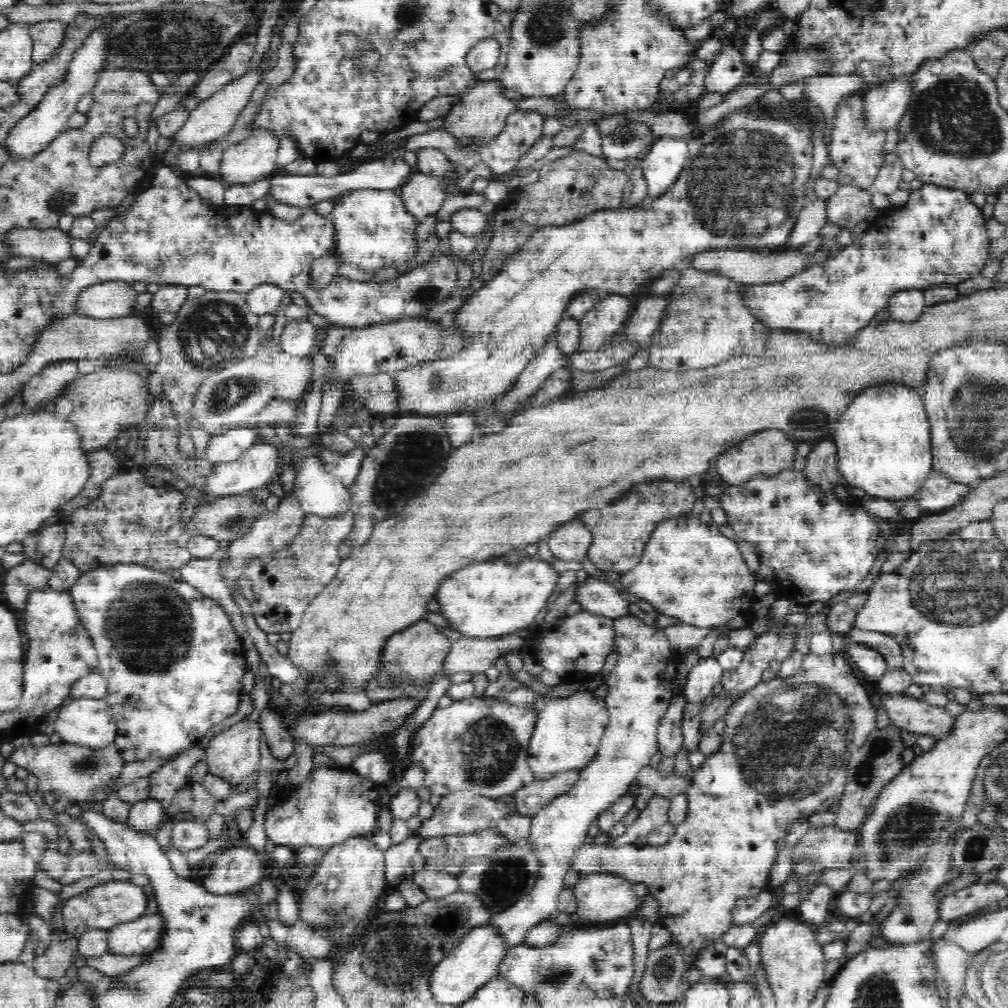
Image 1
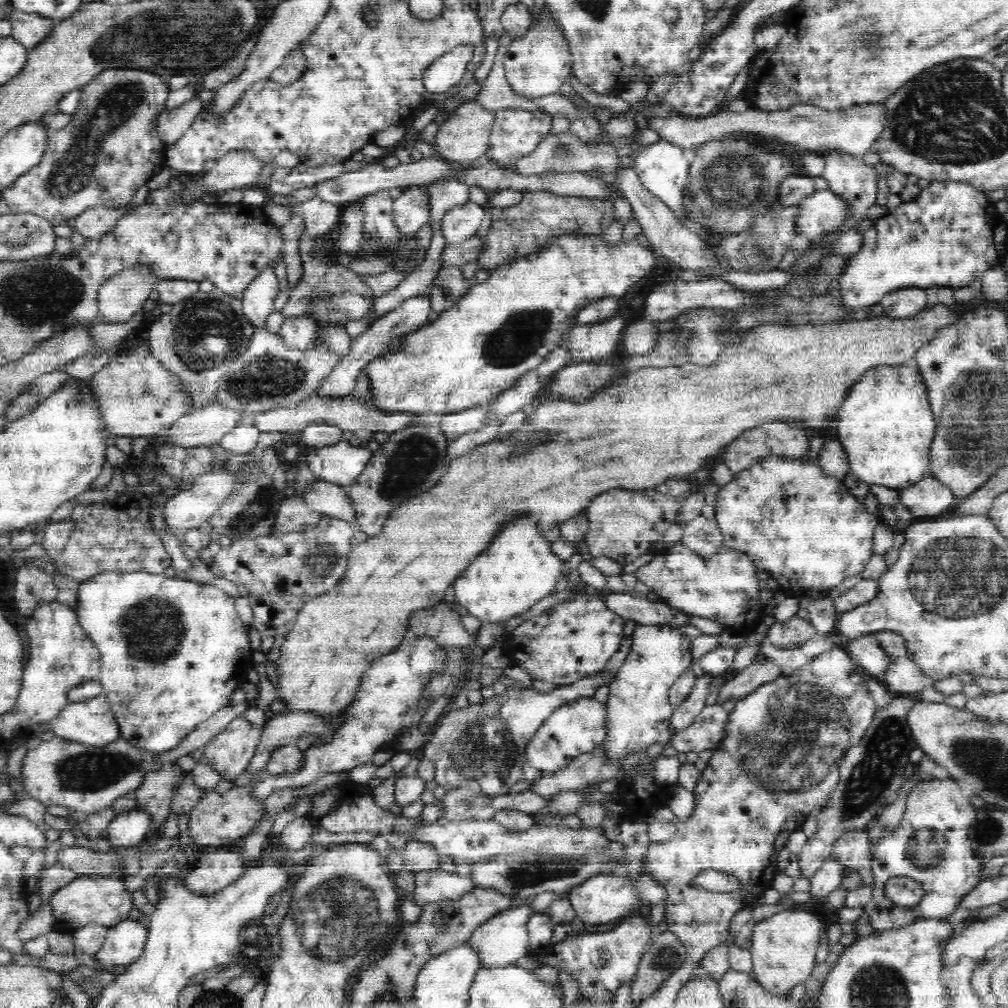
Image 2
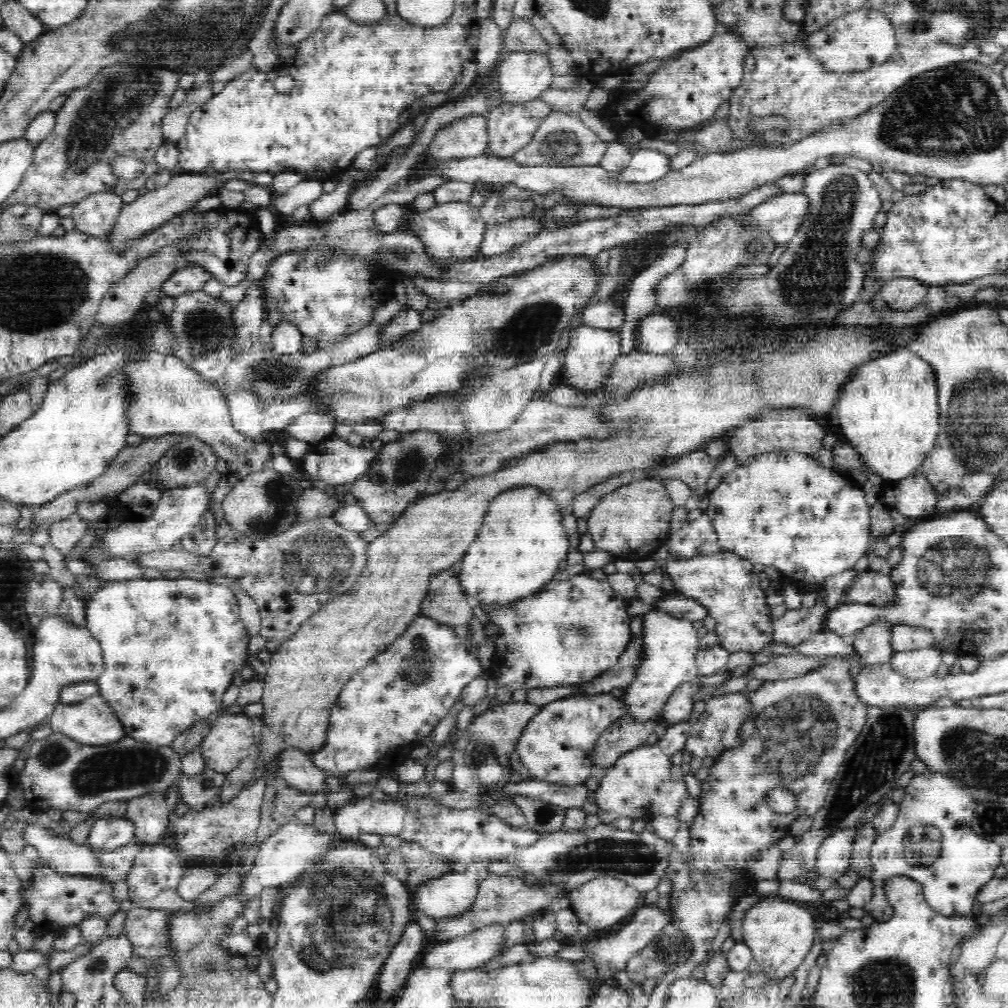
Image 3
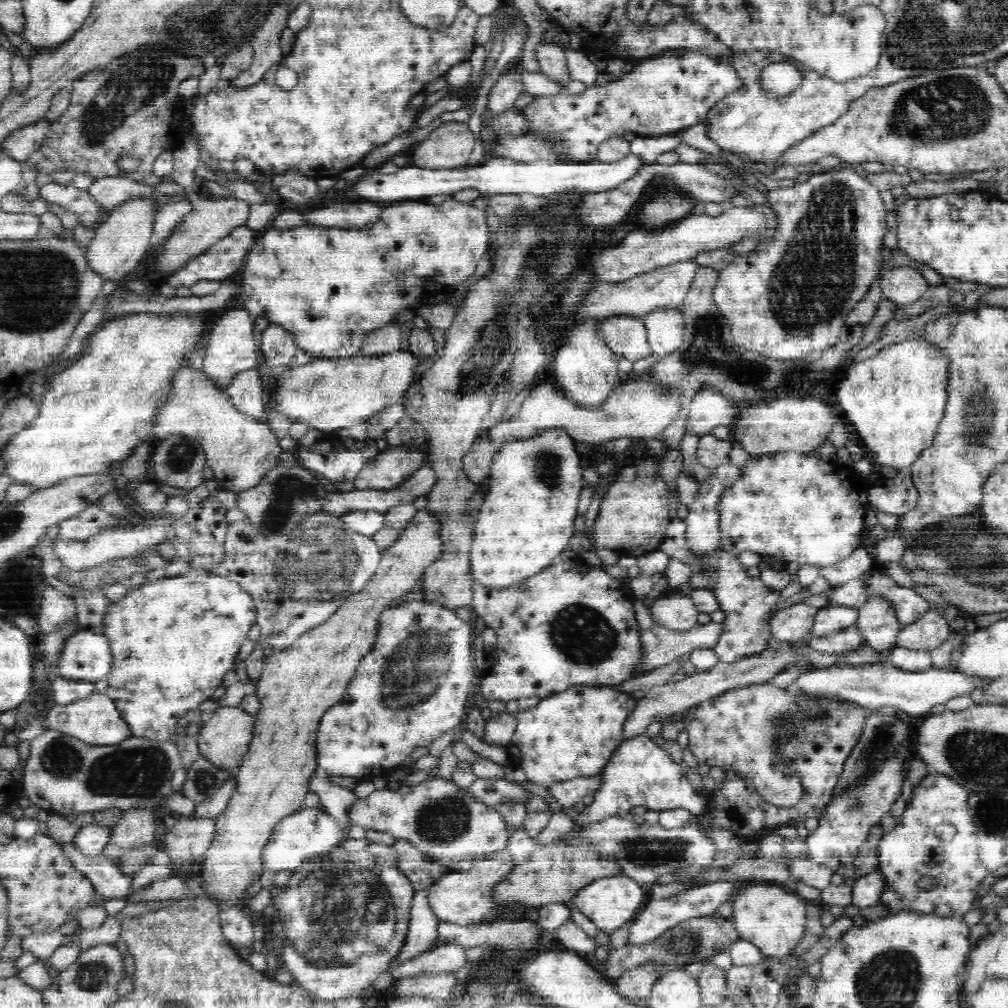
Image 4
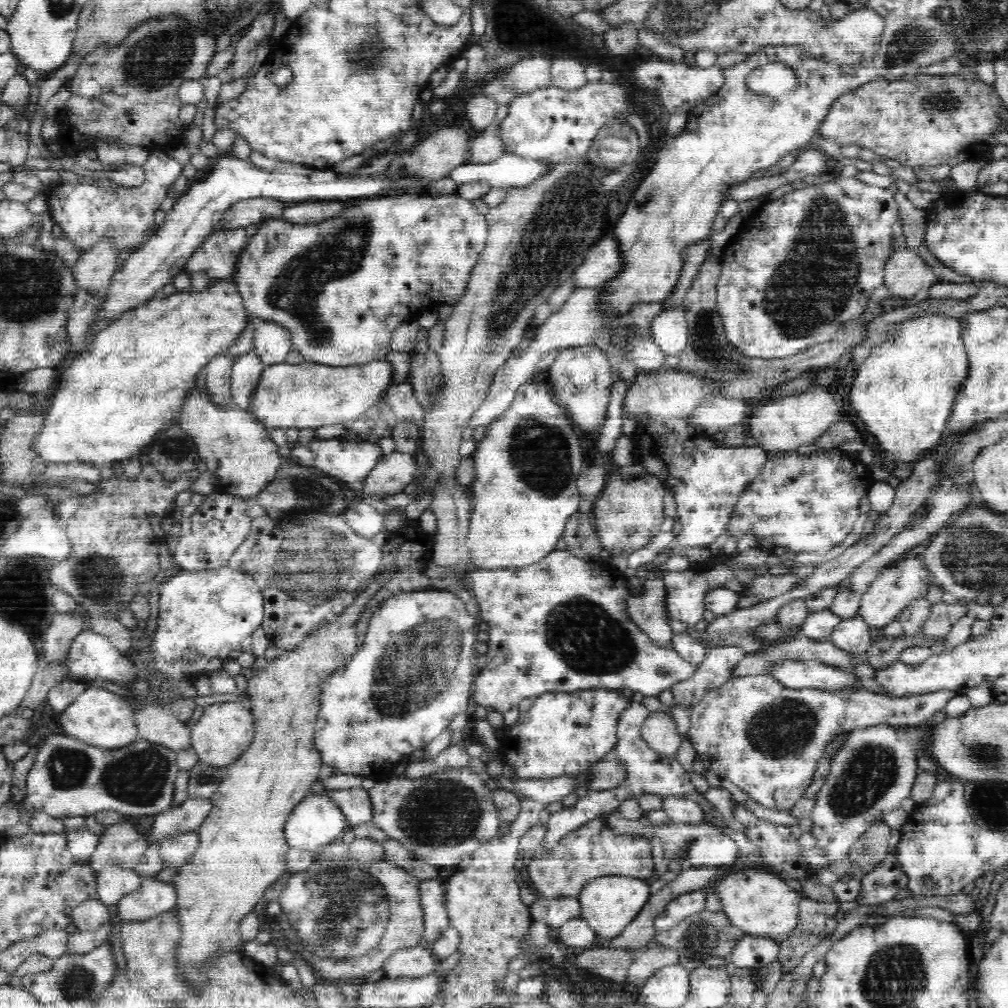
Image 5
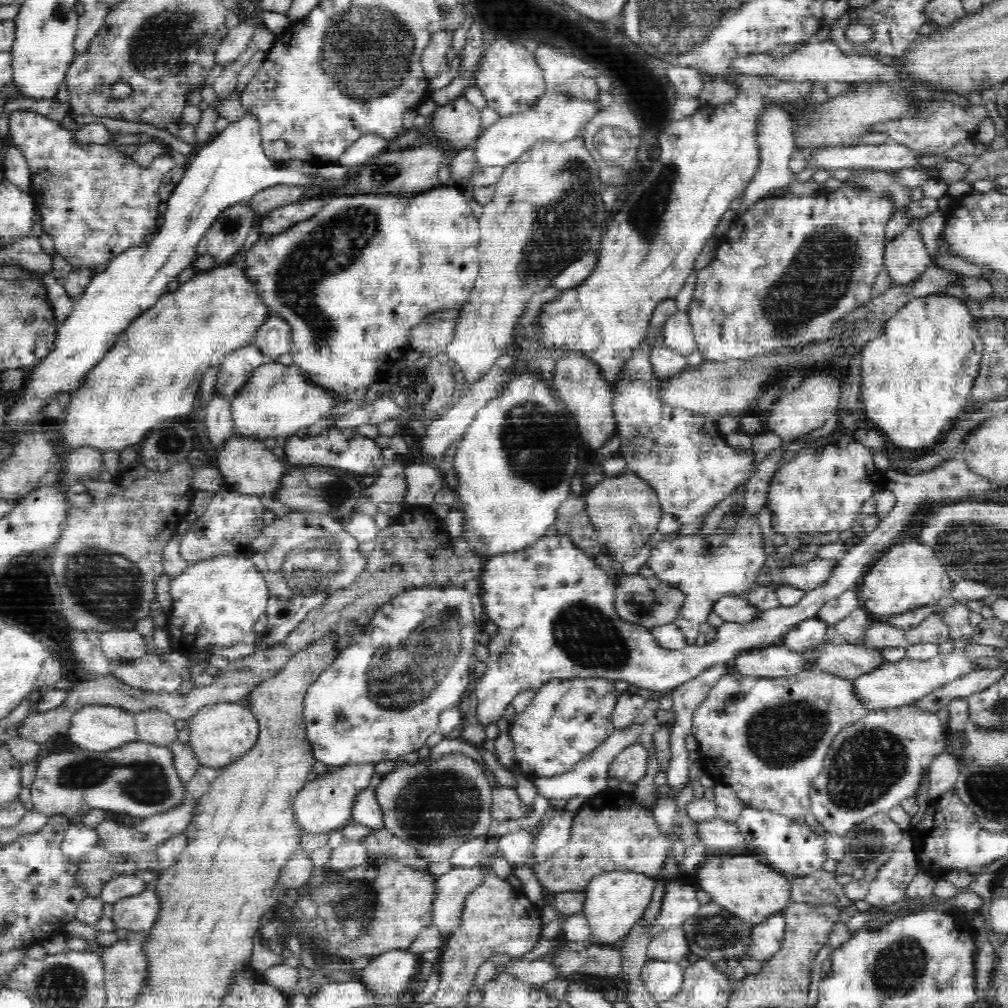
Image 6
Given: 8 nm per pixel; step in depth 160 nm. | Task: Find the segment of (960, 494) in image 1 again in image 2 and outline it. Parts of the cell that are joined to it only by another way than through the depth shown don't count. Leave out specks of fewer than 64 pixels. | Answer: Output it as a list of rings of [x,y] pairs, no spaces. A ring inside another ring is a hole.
[[[929,475],[910,487],[898,488],[896,491],[898,503],[914,515],[914,521],[920,517],[940,516],[957,504],[951,490]]]

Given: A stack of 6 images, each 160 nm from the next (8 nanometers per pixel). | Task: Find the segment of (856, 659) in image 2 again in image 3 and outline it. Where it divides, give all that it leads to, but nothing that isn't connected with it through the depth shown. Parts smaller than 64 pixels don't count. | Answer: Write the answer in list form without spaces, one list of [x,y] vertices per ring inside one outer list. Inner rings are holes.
[[[874,618],[853,636],[855,654],[863,664],[882,664],[890,661],[893,647],[893,622]]]

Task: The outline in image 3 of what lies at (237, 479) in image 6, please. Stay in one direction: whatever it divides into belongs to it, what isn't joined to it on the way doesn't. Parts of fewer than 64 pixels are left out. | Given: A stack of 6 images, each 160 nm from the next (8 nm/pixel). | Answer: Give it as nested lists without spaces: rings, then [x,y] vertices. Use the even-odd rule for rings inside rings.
[[[154,349],[148,361],[134,365],[130,373],[133,379],[132,414],[133,433],[147,439],[186,436],[204,442],[214,457],[224,460],[228,472],[238,478],[250,477],[270,467],[273,441],[267,432],[246,435],[234,426],[227,397],[204,378],[199,370],[190,368],[182,359],[172,355],[161,355]]]

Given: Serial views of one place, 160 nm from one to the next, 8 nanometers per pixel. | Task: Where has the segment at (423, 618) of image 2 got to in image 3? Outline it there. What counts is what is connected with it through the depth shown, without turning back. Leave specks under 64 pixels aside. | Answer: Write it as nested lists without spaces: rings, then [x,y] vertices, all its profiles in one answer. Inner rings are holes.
[[[450,566],[430,576],[430,592],[422,602],[421,614],[438,618],[441,622],[450,622],[454,627],[467,625],[474,618],[472,606],[468,602],[469,594],[456,574],[458,566]]]

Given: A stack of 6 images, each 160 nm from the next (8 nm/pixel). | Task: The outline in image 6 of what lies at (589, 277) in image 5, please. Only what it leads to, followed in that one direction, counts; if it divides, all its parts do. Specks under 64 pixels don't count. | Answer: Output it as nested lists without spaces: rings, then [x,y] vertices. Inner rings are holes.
[[[588,251],[586,254],[580,256],[580,258],[575,259],[574,262],[567,263],[562,270],[555,271],[546,282],[548,286],[562,291],[578,286],[594,270],[594,264],[595,251]]]

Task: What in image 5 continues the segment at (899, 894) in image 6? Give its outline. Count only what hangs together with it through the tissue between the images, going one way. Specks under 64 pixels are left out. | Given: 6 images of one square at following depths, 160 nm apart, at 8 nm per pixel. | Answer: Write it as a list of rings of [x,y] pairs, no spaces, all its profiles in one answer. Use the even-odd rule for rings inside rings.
[[[897,847],[874,869],[863,876],[862,892],[855,900],[861,905],[882,904],[898,896],[906,888],[909,878],[899,859]]]

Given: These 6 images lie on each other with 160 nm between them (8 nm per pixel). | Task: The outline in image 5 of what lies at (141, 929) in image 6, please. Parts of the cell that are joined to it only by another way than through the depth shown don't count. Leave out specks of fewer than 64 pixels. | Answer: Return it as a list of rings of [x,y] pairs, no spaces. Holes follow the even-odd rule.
[[[144,878],[143,885],[136,891],[122,897],[117,903],[117,916],[122,924],[146,922],[160,915],[168,914],[175,902],[171,883],[156,878]]]

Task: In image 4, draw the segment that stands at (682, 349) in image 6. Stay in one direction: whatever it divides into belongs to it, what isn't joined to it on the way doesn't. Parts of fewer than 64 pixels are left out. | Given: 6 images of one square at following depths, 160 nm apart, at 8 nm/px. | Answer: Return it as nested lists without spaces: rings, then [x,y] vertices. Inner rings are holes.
[[[656,309],[641,317],[654,354],[660,357],[676,352],[683,343],[685,320],[679,309]]]

